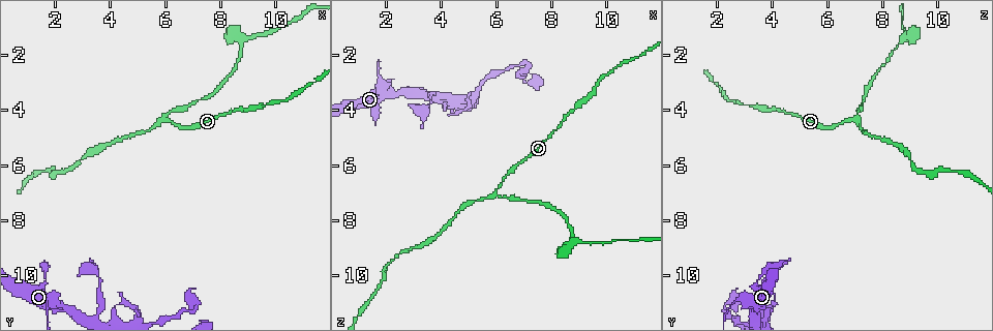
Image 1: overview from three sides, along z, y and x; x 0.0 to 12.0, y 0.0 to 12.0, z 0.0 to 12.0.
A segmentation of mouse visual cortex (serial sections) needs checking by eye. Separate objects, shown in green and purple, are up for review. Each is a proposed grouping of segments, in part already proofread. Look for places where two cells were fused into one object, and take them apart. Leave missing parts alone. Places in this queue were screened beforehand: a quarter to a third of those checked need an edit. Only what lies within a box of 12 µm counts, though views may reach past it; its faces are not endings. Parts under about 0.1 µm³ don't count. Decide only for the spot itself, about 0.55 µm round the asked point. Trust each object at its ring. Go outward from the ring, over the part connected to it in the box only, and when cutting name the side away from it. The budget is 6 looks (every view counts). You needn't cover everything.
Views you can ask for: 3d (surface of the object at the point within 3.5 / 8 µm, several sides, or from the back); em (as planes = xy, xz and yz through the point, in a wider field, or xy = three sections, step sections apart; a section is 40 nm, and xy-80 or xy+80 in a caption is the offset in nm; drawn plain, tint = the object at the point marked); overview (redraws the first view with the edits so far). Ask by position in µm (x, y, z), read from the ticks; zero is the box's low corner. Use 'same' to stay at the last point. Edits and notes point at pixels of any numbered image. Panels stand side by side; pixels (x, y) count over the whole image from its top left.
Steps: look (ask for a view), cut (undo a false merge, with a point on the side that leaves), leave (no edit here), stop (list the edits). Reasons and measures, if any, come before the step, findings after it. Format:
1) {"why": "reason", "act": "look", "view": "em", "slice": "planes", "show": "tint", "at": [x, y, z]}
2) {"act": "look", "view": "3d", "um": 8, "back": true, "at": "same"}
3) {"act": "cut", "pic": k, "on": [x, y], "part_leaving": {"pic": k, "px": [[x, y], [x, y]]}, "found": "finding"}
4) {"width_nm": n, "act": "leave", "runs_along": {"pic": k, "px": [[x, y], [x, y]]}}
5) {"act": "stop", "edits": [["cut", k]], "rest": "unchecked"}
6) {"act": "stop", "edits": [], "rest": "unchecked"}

{"act": "look", "view": "3d", "um": 3.5, "back": true, "at": [5.9, 4.3, 7.1]}

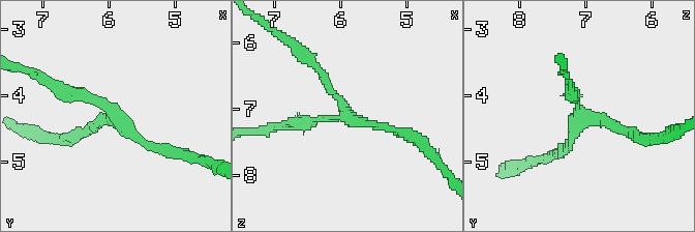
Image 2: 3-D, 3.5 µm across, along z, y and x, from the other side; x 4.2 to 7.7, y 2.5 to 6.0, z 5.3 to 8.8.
{"arms": 3, "arm_widths_nm": [150, 150, 200], "act": "look", "view": "em", "slice": "xy", "step": 1, "show": "tint", "at": [5.90, 4.30, 7.05]}

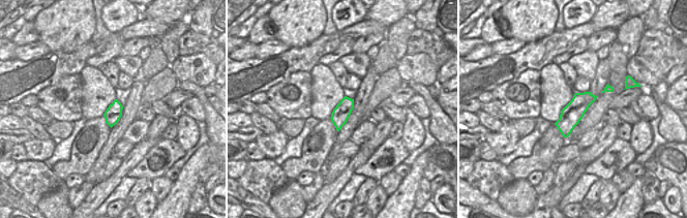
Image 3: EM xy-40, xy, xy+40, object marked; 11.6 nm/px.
{"act": "leave", "runs_along": {"pic": 2, "px": [[634, 135], [581, 115], [571, 87]]}, "found": "all the same cell"}

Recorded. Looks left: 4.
{"why": "branch point", "act": "look", "view": "3d", "um": 8, "back": true, "at": [8.9, 1.4, 8.7]}

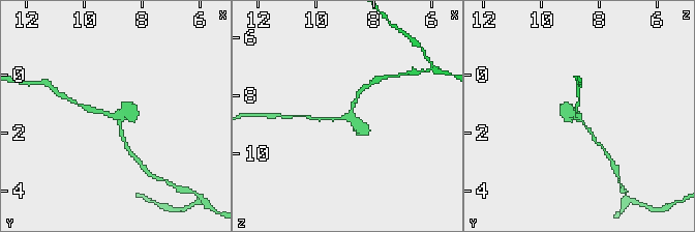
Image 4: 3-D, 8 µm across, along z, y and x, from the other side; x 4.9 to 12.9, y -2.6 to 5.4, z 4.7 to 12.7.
{"act": "look", "view": "3d", "um": 3.5, "at": [8.8, 1.5, 8.8]}

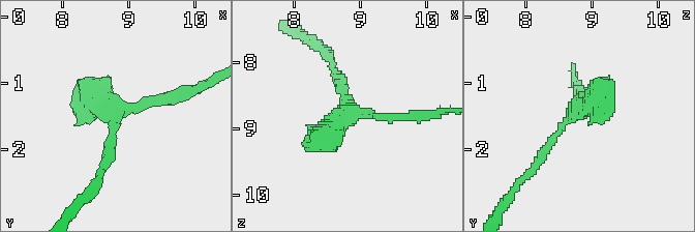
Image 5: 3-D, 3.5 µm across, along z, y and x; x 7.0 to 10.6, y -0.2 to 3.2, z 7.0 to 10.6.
{"act": "look", "view": "em", "slice": "xy", "step": 3, "show": "tint", "at": [8.85, 1.45, 8.70]}

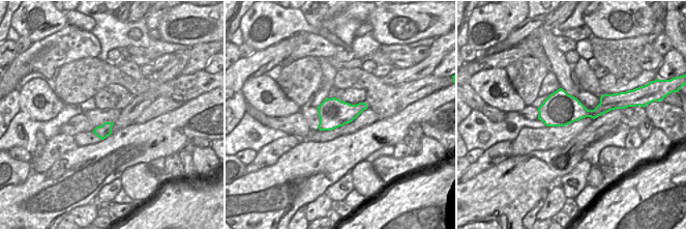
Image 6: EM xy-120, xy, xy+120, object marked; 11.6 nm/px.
{"act": "leave", "runs_along": {"pic": 5, "px": [[535, 167], [572, 113], [612, 81]]}, "found": "one cell here"}

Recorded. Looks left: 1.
{"act": "stop", "edits": [], "rest": "unchecked"}

